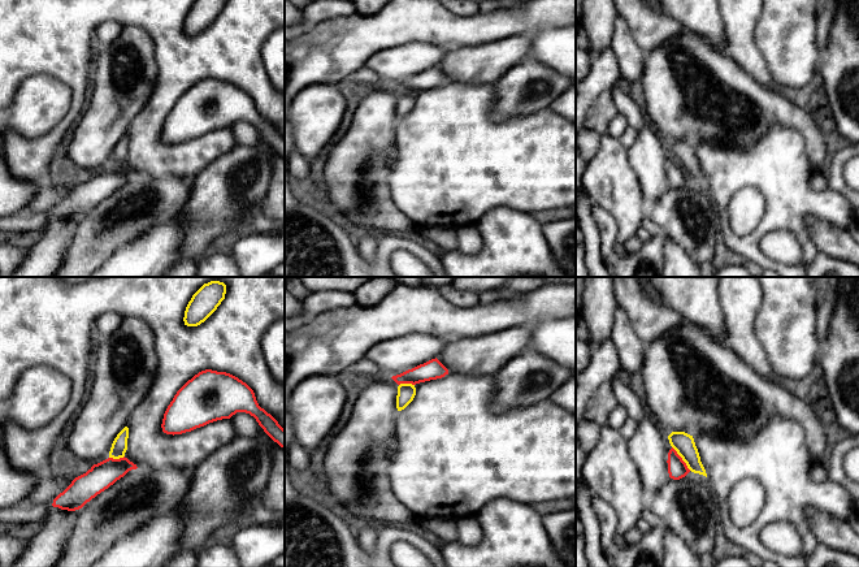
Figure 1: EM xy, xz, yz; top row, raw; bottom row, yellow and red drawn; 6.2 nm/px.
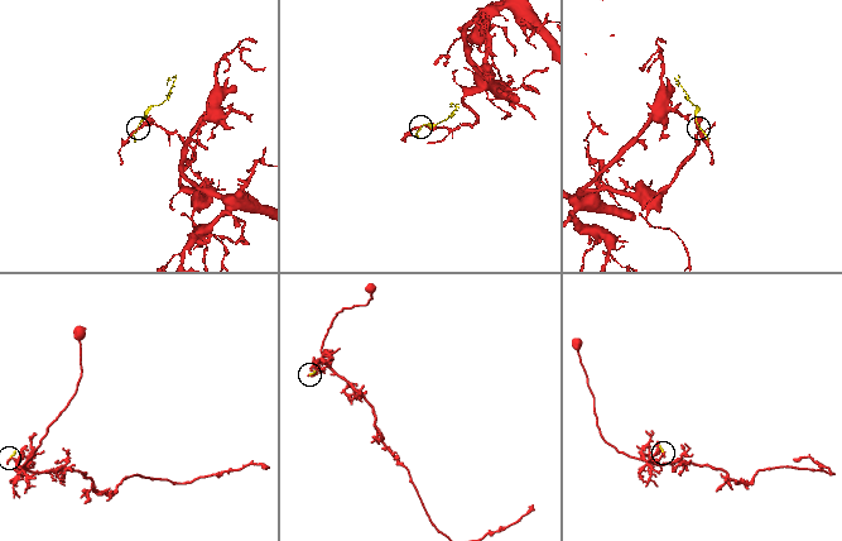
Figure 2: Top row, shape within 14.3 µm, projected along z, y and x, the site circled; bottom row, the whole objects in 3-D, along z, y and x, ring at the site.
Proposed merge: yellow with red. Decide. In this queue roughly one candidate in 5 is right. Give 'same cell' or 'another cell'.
another cell

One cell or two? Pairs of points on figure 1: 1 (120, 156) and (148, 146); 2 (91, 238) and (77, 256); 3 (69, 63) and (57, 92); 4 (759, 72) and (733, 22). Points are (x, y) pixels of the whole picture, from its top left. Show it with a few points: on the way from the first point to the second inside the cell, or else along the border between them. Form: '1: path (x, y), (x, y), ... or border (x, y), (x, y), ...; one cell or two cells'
1: border (130, 124), (126, 131), (128, 158), (124, 164); two cells
2: path (91, 242), (81, 252); one cell
3: border (31, 74), (52, 74), (69, 89), (68, 112); two cells
4: path (750, 60), (738, 44), (738, 34); one cell

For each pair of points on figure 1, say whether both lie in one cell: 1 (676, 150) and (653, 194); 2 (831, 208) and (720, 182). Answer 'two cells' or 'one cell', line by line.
1: two cells
2: one cell

